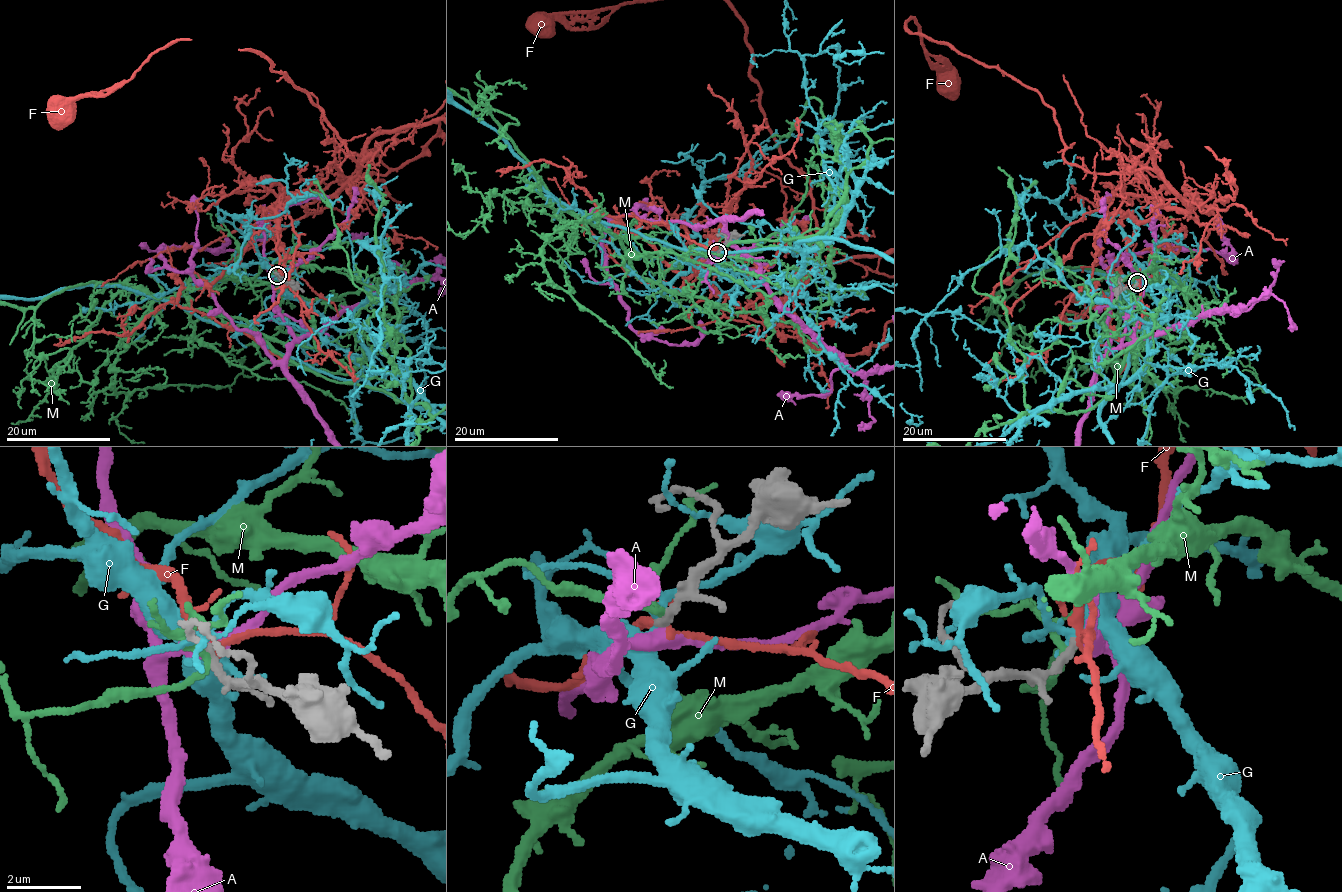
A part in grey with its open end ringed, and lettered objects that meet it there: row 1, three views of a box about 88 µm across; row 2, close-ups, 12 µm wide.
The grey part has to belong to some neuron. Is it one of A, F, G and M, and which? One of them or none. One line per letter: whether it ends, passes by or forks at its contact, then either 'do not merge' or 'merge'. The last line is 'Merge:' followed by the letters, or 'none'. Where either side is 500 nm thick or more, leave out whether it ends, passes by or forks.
A: it passes by; do not merge
F: it forks there; merge
G: it forks there; do not merge
M: it passes by; do not merge
Merge: F

